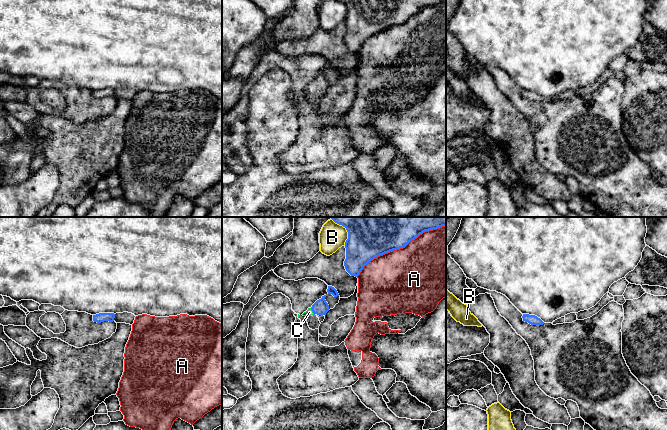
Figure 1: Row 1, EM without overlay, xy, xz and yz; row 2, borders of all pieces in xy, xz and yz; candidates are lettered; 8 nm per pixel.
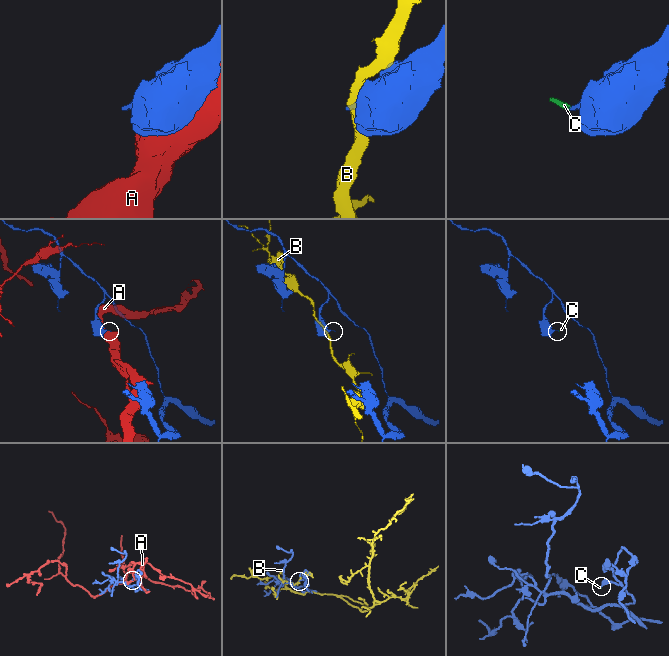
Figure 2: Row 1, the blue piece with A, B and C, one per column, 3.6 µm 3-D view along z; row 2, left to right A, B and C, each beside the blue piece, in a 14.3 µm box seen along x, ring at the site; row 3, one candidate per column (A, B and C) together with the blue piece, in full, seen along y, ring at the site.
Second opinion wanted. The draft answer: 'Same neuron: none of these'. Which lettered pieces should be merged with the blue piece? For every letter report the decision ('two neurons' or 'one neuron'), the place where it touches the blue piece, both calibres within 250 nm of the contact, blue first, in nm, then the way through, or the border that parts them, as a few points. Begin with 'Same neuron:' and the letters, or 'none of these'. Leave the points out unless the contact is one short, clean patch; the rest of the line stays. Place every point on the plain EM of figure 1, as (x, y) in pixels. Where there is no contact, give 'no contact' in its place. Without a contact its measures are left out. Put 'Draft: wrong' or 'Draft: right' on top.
Draft: wrong
Same neuron: C
A: two neurons | xz (399, 24) | 280/500 nm
B: two neurons | xz (348, 9) | 300/200 nm
C: one neuron | xz (312, 86) | 120/60 nm | across xz (320, 83), (312, 86), (309, 88)

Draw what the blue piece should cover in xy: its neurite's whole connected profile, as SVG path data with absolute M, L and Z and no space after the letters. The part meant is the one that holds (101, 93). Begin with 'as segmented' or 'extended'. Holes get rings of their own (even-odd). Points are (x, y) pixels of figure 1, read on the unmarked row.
as segmented; M99 89L99 90L93 91L93 97L97 99L101 99L104 97L113 98L114 94L115 94L114 89Z

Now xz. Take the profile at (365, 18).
as segmented; M339 0L346 4L346 47L357 53L374 34L405 23L425 7L446 0Z

